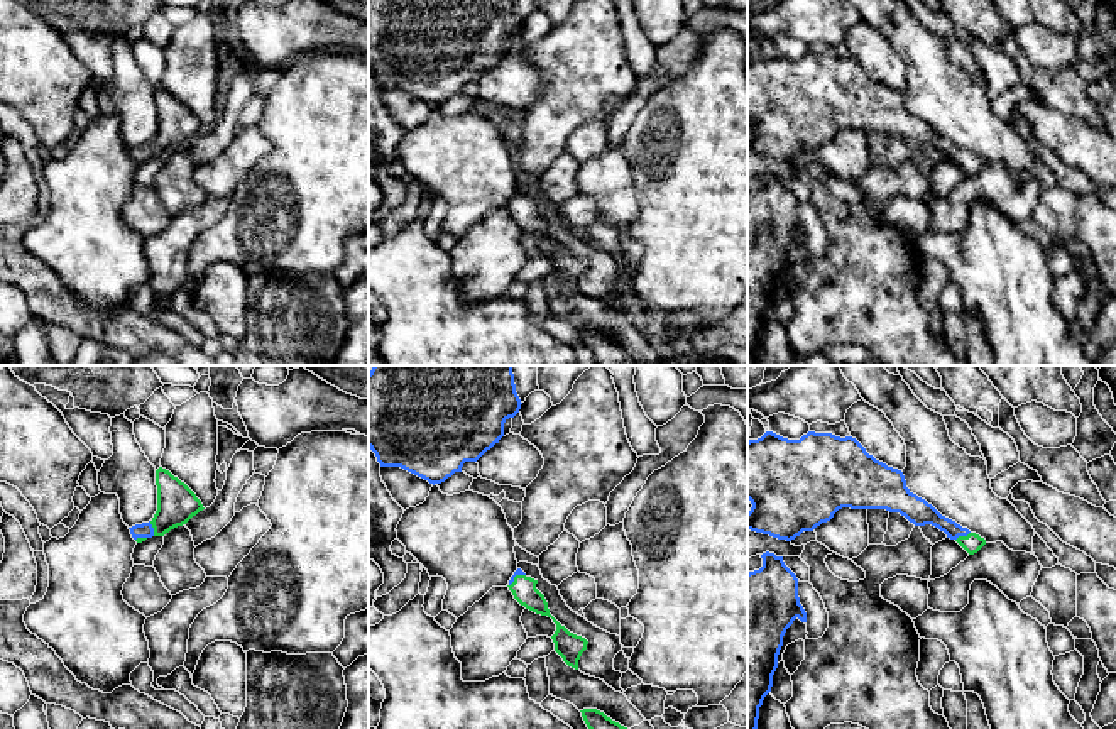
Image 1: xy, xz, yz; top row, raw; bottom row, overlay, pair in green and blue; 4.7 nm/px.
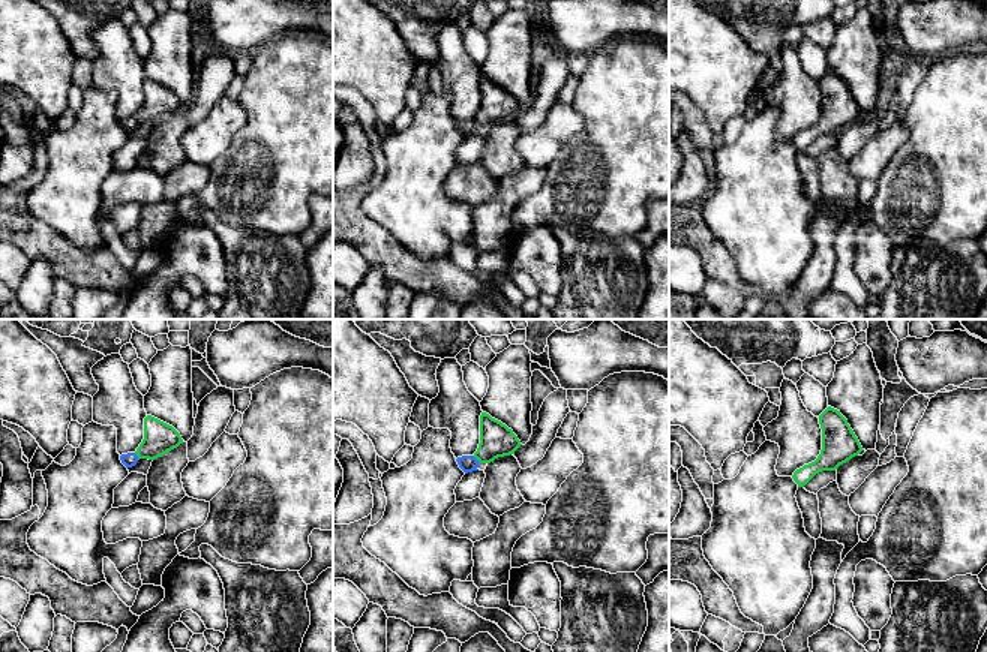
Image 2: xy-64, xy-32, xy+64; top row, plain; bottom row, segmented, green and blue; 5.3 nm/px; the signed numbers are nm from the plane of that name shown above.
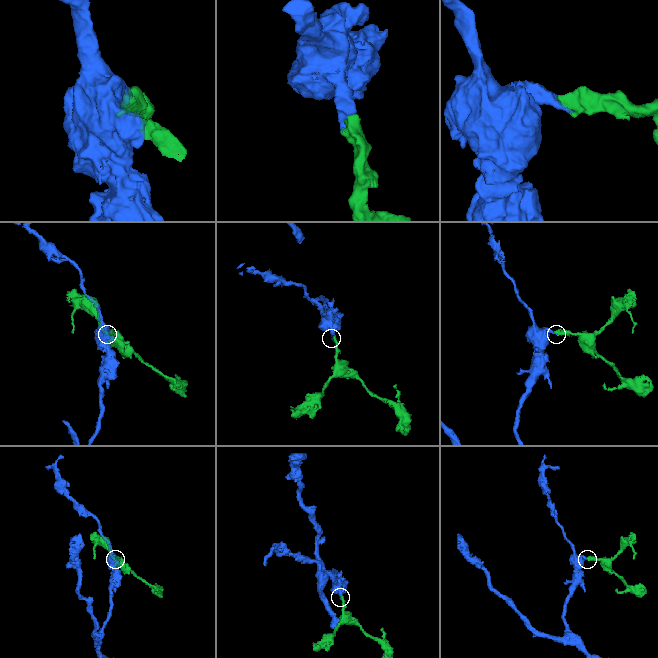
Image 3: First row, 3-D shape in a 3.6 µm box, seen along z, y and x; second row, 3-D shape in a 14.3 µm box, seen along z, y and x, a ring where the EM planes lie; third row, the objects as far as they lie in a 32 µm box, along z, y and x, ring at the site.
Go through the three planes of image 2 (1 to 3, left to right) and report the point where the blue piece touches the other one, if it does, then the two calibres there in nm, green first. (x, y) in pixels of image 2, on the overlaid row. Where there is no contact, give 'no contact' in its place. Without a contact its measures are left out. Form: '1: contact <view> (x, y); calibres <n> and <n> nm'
1: contact xy-64 (137, 454); calibres 170 and 70 nm
2: contact xy-32 (477, 459); calibres 180 and 90 nm
3: no contact

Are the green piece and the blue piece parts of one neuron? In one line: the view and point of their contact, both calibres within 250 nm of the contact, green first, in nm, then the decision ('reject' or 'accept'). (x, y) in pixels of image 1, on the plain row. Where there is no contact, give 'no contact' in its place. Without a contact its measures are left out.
contact xy (153, 147); calibres 190 and 70 nm; accept

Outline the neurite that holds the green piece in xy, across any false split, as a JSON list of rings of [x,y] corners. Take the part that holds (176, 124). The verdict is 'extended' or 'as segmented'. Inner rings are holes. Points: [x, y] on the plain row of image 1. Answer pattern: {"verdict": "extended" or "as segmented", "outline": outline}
{"verdict": "extended", "outline": [[[162,88],[156,91],[156,107],[157,132],[154,139],[149,144],[129,149],[137,164],[152,157],[164,157],[205,130],[196,115]]]}

